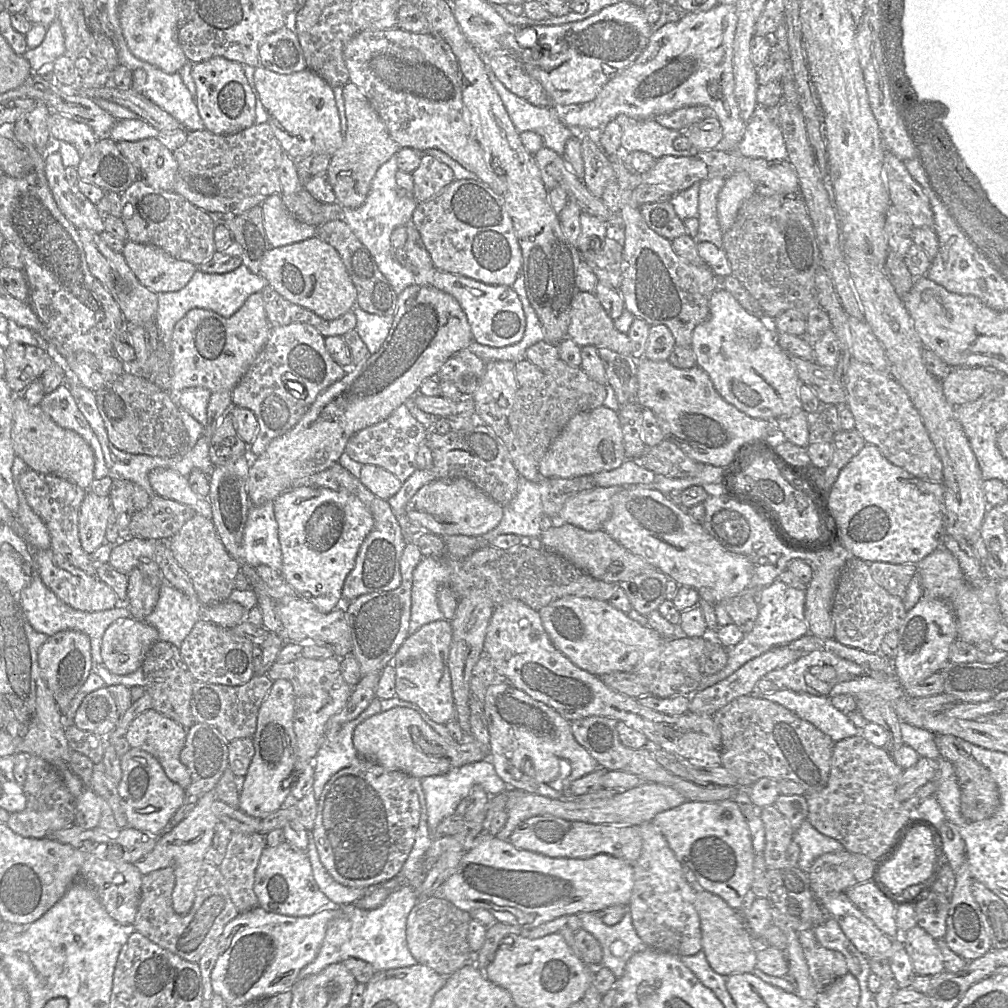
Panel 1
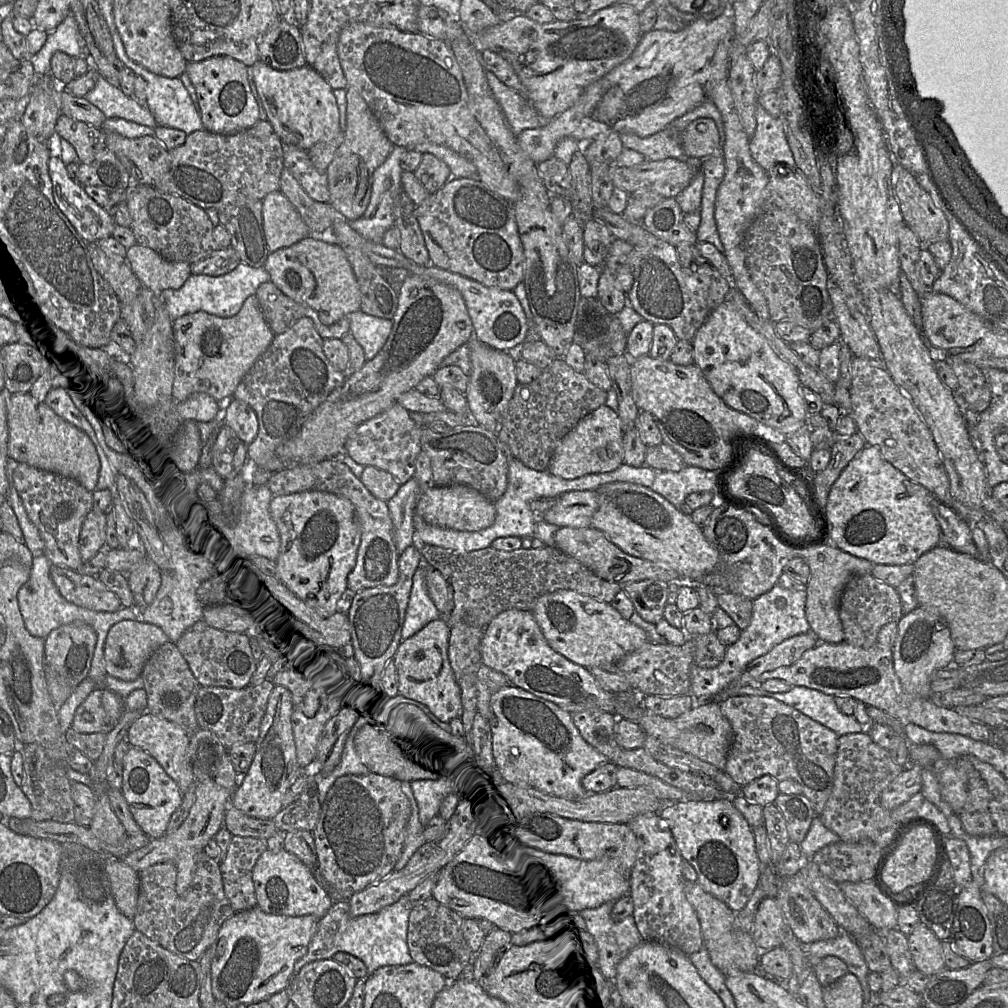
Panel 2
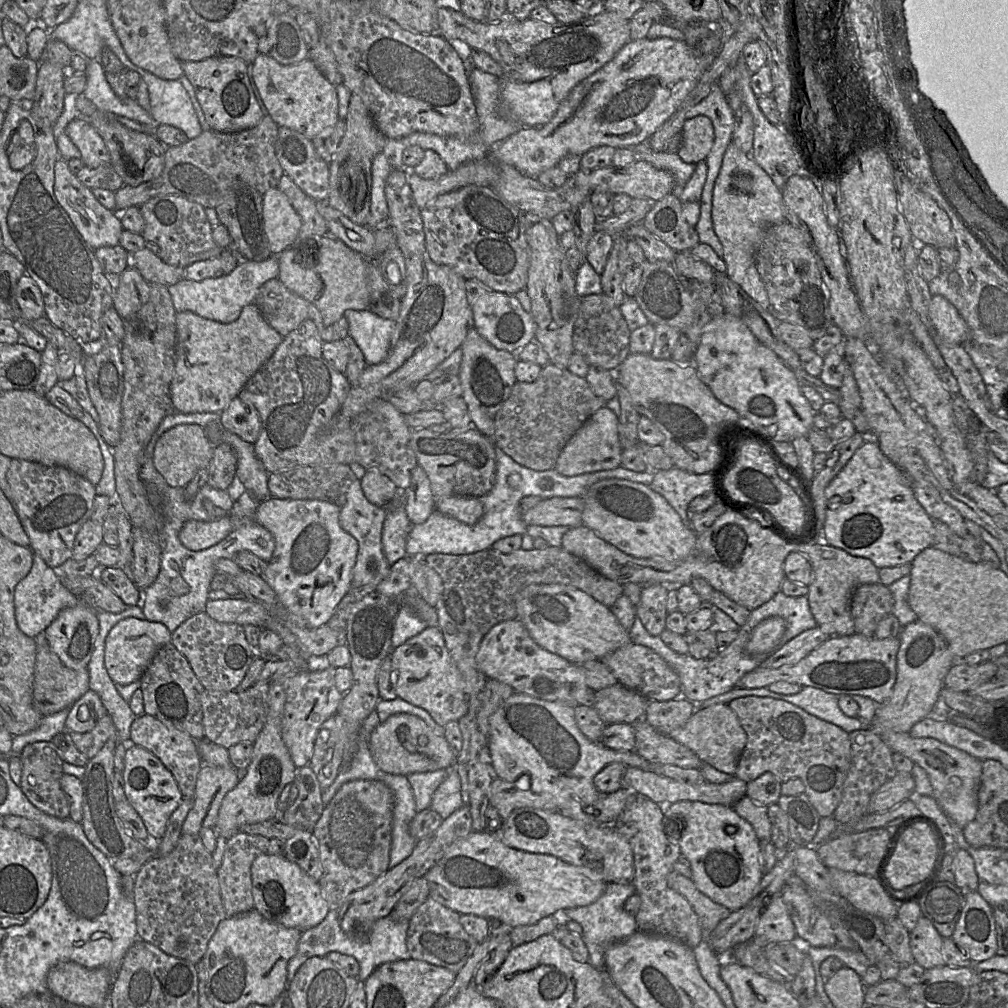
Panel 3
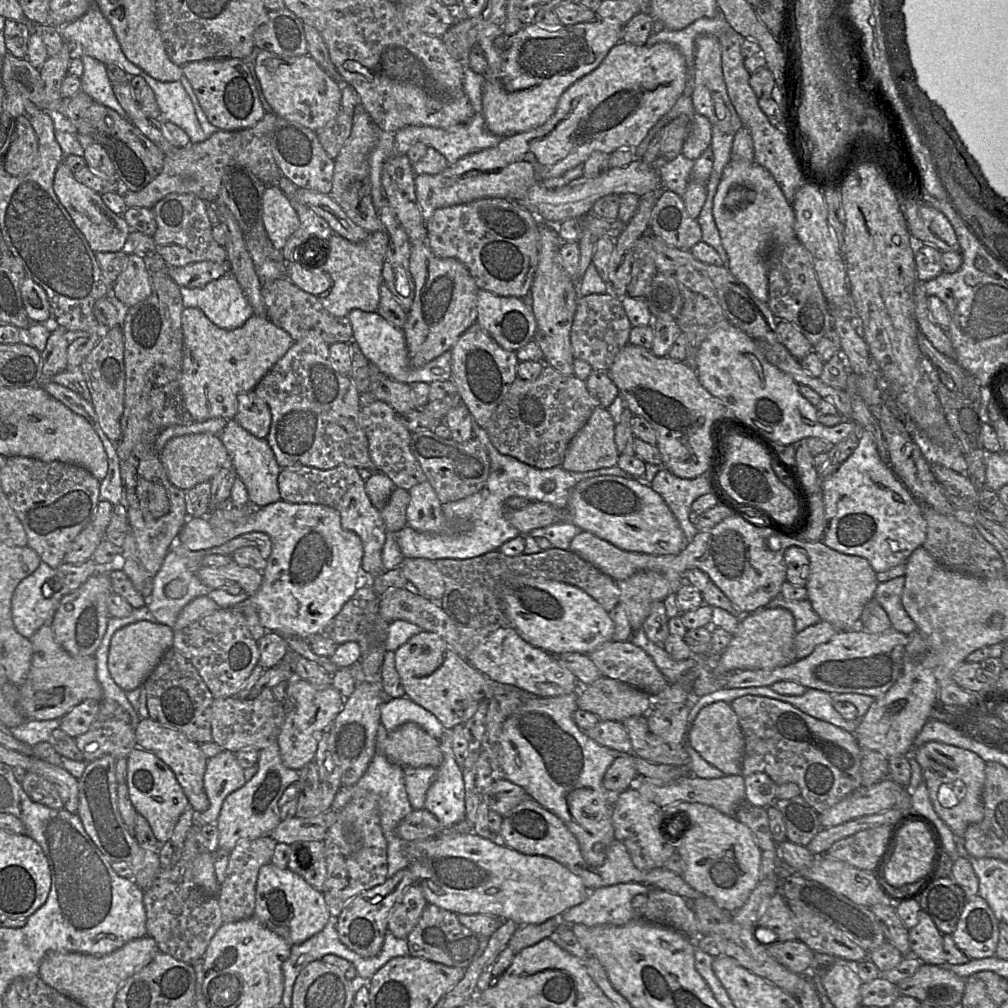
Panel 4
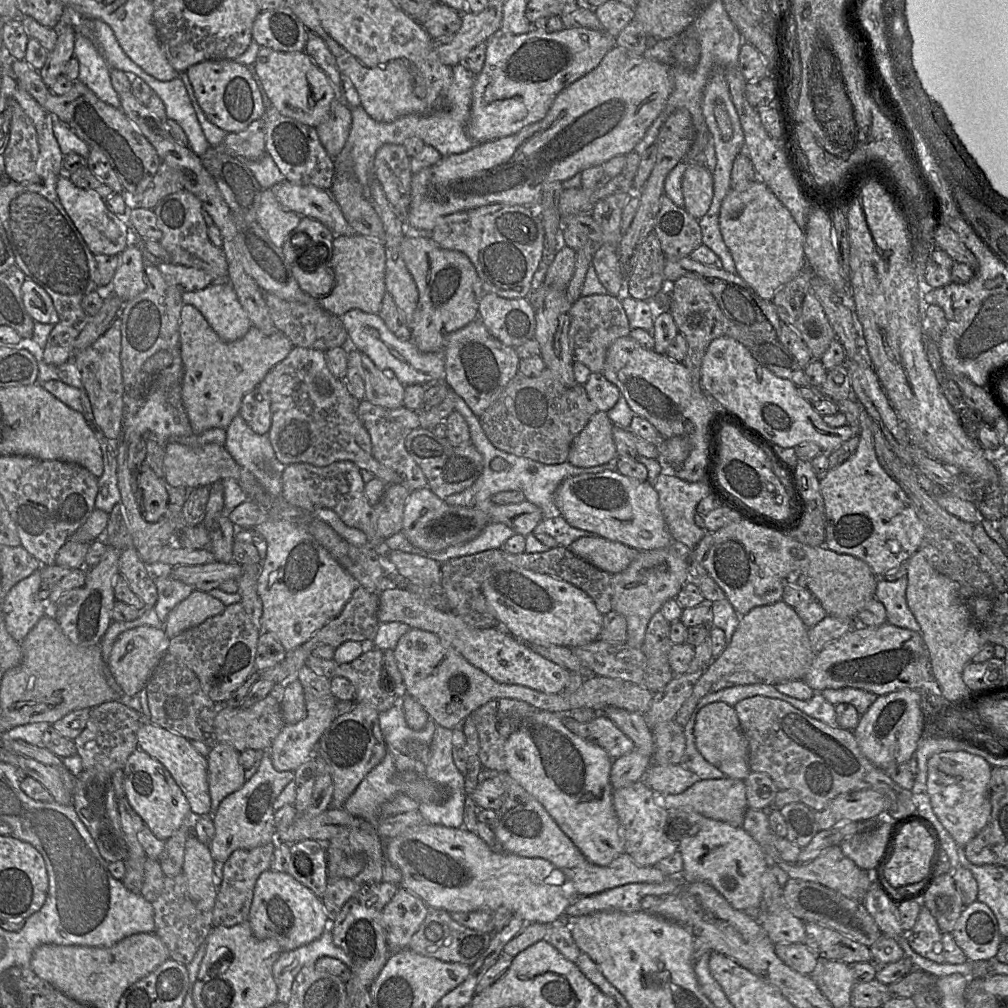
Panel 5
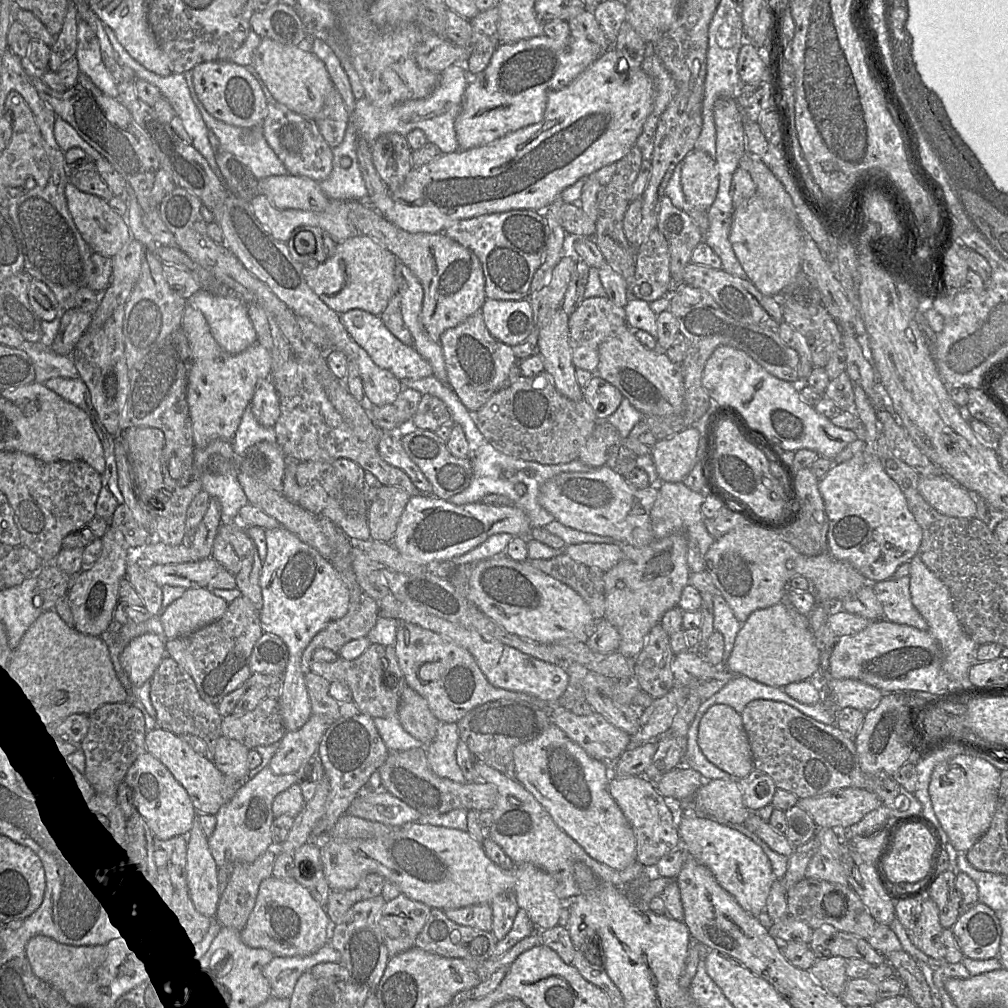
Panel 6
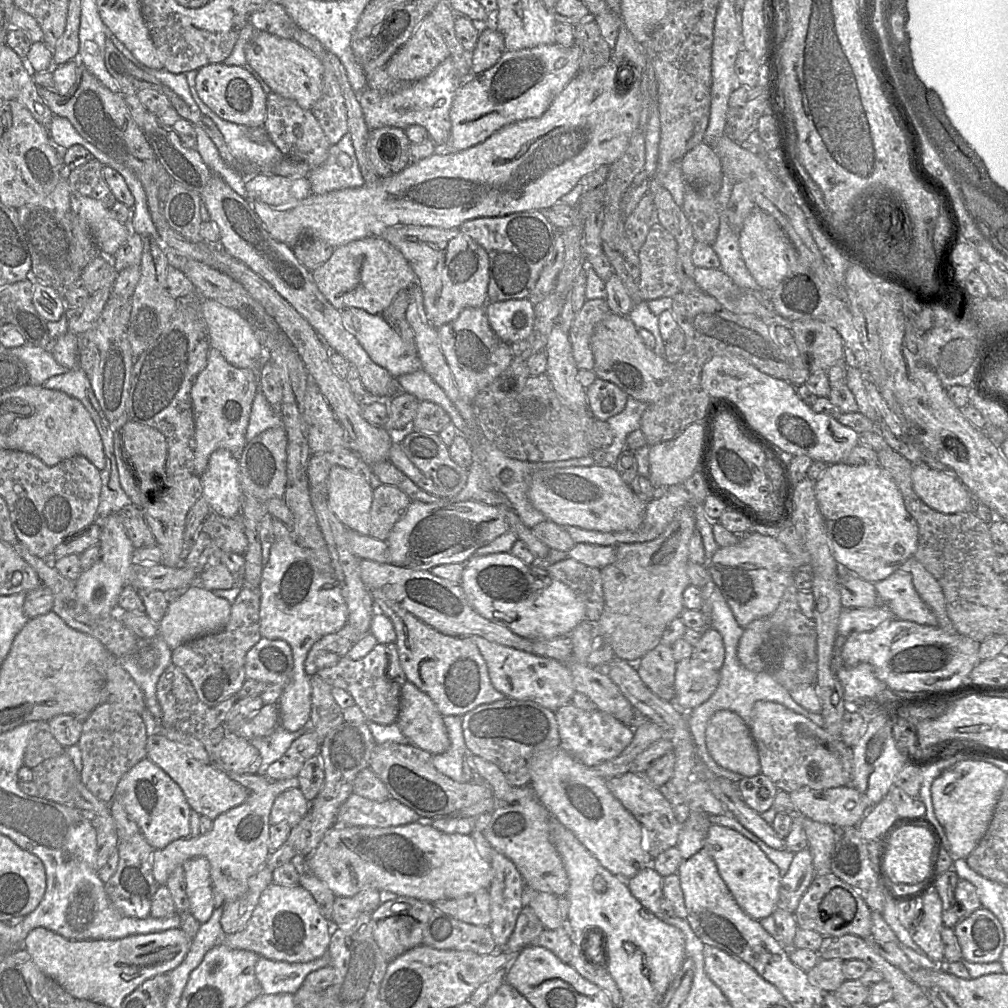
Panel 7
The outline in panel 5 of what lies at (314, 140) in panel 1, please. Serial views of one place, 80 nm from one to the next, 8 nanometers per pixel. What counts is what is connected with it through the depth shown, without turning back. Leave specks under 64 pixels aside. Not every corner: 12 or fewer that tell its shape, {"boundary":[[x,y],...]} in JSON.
{"boundary":[[260,47],[253,66],[272,105],[312,127],[338,95],[305,51]]}

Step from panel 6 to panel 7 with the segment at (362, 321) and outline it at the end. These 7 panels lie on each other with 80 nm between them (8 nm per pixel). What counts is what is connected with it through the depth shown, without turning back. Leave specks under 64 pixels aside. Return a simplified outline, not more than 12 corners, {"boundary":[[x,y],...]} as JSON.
{"boundary":[[341,310],[345,329],[394,378],[422,369],[381,314]]}

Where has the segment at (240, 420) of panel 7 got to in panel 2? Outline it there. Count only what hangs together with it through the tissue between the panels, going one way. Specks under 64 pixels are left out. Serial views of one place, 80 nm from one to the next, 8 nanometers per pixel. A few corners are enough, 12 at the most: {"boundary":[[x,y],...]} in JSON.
{"boundary":[[256,294],[173,321],[173,401],[220,408],[275,337]]}

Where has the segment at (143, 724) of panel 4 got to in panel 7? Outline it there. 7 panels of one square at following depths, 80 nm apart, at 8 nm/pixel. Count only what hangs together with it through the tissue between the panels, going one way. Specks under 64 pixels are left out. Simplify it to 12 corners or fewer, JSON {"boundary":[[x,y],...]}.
{"boundary":[[162,734],[147,758],[182,789],[190,807],[214,820],[249,791]]}

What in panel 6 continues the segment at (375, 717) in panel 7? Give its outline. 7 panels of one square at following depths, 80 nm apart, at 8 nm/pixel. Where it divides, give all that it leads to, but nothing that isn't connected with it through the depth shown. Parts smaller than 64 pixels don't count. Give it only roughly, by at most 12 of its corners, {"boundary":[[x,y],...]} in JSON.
{"boundary":[[385,647],[354,660],[313,661],[311,671],[351,690],[360,713],[398,714],[400,696],[386,684]]}

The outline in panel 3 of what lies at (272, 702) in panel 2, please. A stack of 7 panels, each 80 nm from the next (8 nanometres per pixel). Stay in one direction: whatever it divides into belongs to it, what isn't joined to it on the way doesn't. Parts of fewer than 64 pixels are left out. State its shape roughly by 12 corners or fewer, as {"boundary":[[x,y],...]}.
{"boundary":[[271,683],[247,775],[214,829],[229,839],[279,815],[298,768],[282,740],[286,694]]}

